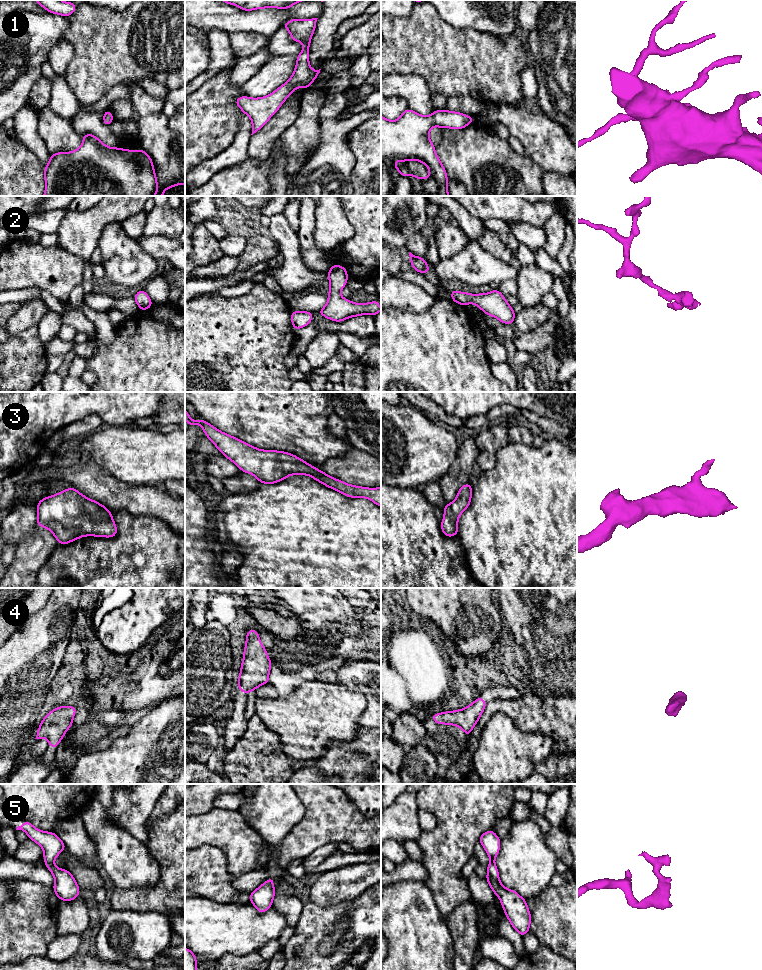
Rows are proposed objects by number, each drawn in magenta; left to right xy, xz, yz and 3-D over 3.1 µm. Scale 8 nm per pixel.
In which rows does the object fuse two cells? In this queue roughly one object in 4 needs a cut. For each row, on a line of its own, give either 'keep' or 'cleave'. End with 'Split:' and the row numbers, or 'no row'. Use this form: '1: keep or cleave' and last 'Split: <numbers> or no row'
1: keep
2: keep
3: keep
4: keep
5: keep
Split: no row

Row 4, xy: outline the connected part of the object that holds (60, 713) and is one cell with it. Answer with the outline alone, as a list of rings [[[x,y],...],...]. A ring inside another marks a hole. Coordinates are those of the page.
[[[60,706],[49,712],[38,727],[35,739],[46,738],[49,746],[56,748],[67,730],[73,725],[73,717],[77,708],[74,706]]]

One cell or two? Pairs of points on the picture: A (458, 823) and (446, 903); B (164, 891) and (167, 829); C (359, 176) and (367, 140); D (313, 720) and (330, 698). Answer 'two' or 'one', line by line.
A: one
B: one
C: one
D: one

